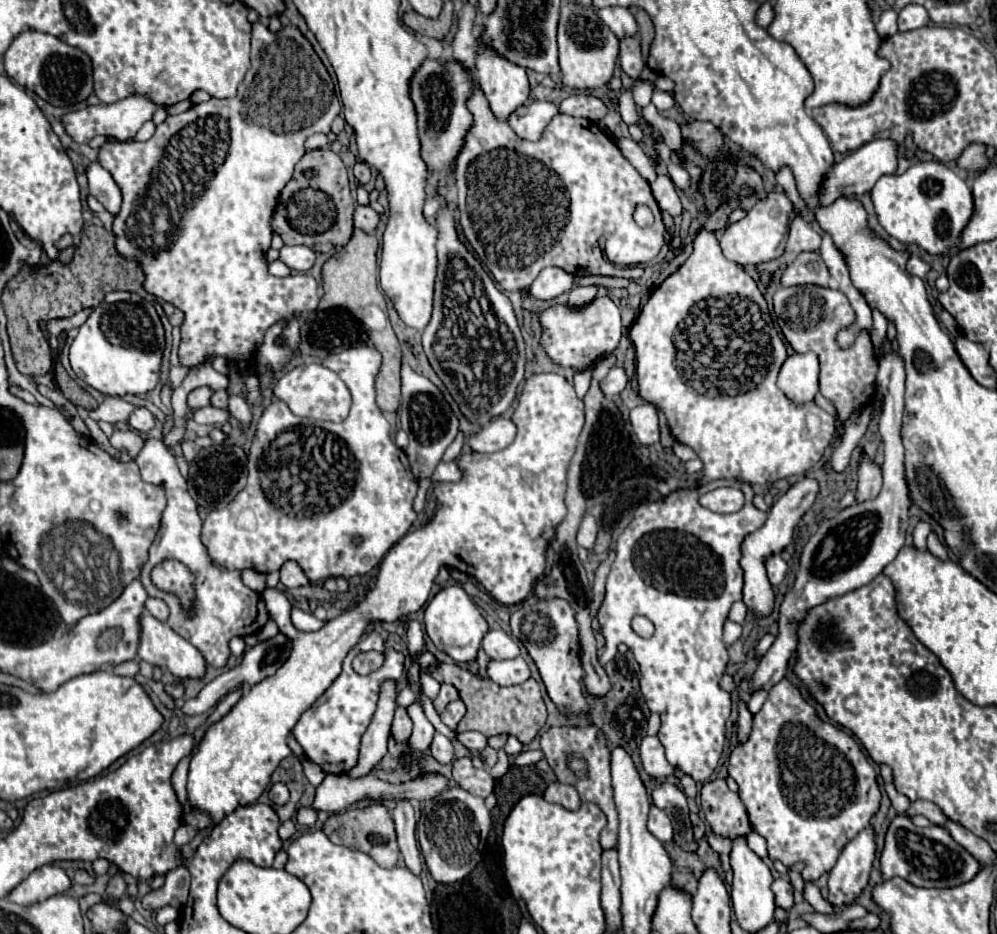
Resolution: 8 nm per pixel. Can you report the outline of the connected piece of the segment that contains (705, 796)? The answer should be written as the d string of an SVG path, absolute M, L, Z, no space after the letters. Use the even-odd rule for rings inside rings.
M715 779L703 785L701 809L711 829L723 837L739 837L751 831L741 799L727 787L725 779Z

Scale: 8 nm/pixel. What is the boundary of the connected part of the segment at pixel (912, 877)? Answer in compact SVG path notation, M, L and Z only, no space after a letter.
M897 815L885 835L885 847L881 853L883 881L901 877L915 887L955 887L971 881L981 865L941 827L915 827L907 815Z

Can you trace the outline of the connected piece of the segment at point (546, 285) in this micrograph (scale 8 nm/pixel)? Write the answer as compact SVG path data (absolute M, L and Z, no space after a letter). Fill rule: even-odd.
M545 267L539 273L539 277L533 281L529 291L535 299L553 299L565 291L571 291L571 287L573 287L571 273L559 267Z

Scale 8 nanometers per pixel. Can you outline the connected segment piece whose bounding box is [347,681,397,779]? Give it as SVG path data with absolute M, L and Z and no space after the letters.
M385 681L381 687L381 697L379 705L375 711L375 717L367 731L363 733L361 749L359 749L359 759L357 765L347 773L351 779L361 779L373 771L373 767L383 759L387 753L387 739L391 735L391 721L395 713L395 683Z

